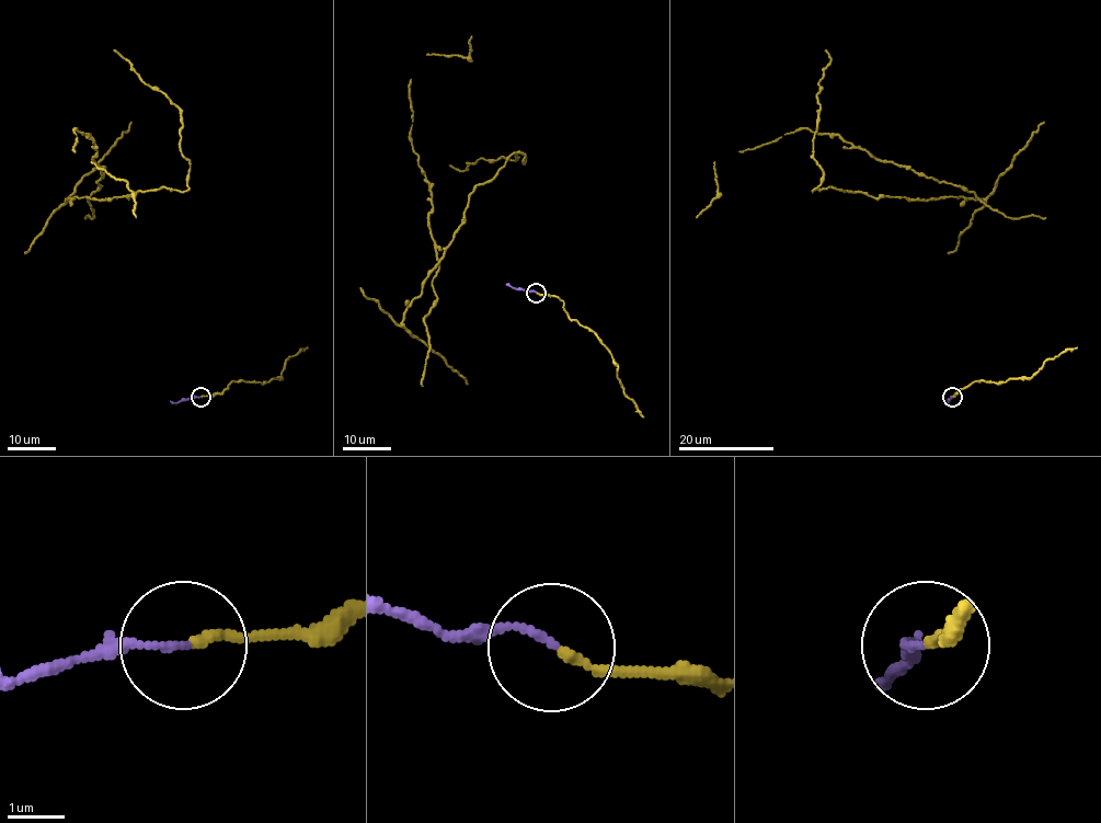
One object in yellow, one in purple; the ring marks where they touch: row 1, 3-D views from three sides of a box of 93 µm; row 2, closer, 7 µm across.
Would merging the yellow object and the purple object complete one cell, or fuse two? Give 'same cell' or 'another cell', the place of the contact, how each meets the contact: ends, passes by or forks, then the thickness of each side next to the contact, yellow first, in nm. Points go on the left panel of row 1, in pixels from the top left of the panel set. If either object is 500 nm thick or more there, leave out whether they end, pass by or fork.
same cell | (201, 397) | yellow ends | purple ends | 160/120 nm

